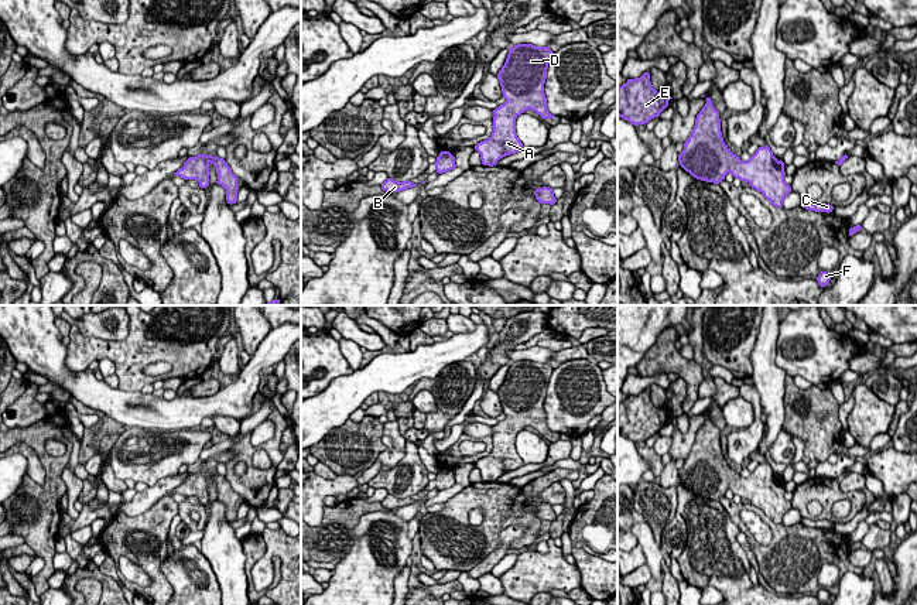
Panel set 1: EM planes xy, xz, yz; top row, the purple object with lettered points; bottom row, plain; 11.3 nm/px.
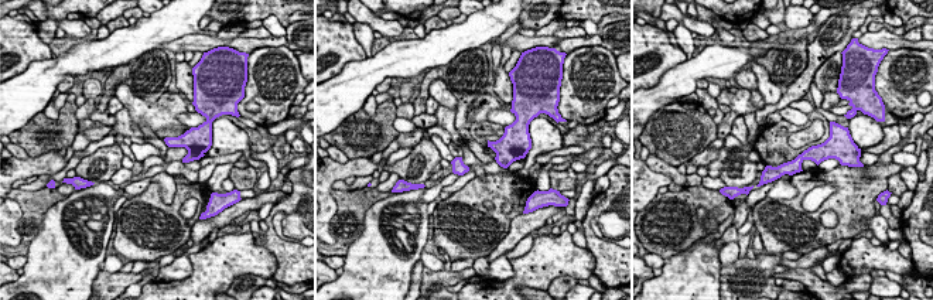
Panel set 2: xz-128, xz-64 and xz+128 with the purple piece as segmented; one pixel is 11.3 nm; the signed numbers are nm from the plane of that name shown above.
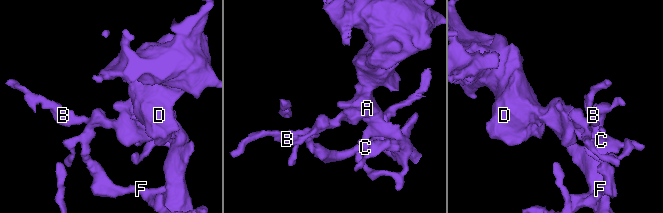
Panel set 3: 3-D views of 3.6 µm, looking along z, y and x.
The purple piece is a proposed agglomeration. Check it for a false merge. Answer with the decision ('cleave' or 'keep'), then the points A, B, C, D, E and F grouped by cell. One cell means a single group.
keep; groups A B C D E F

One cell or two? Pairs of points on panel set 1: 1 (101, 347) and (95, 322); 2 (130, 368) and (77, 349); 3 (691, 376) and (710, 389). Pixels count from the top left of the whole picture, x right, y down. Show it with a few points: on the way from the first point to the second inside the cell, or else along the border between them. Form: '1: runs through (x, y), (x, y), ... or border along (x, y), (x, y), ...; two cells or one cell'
1: border along (75, 324), (84, 335), (106, 341); two cells
2: runs through (117, 355), (112, 349), (89, 349); one cell
3: border along (702, 378), (697, 397); two cells

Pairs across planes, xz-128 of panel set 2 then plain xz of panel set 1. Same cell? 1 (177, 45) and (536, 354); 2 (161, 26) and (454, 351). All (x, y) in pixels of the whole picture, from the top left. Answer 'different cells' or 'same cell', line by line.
1: same cell
2: same cell

